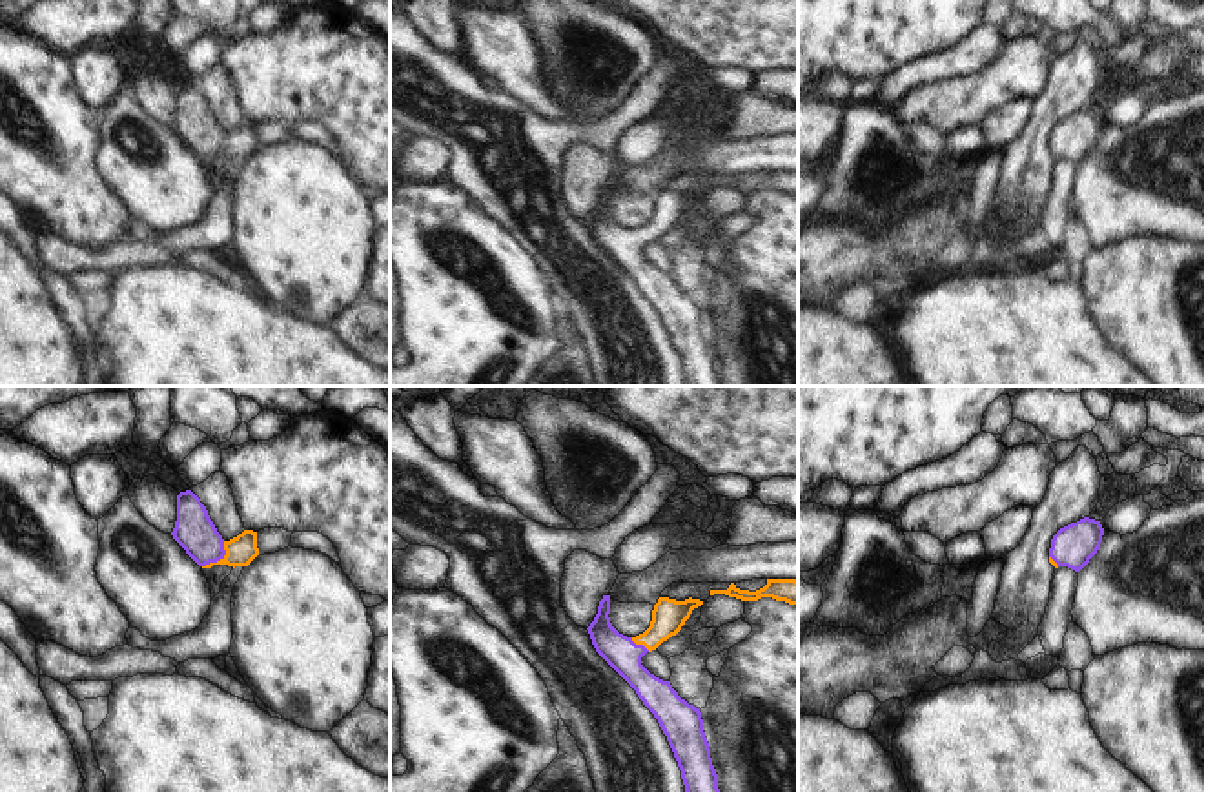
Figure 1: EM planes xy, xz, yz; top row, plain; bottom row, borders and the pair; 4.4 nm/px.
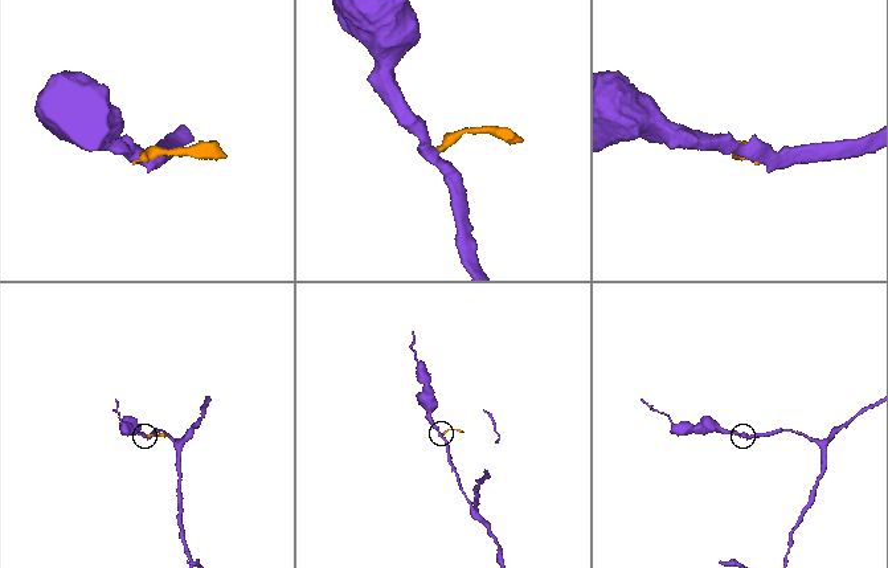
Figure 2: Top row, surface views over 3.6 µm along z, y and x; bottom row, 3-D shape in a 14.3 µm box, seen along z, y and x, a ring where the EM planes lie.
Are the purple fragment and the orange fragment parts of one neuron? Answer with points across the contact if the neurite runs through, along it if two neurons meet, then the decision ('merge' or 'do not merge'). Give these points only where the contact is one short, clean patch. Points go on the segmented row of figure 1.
runs through xy (194, 530), (219, 559), (226, 552), (241, 550); merge

